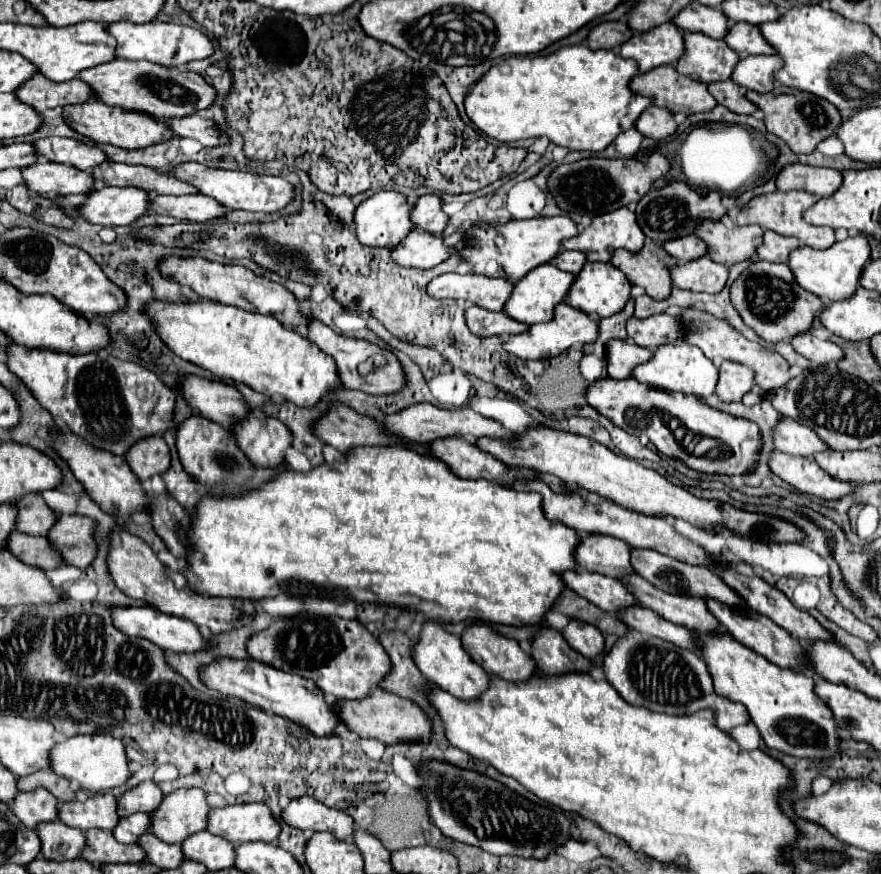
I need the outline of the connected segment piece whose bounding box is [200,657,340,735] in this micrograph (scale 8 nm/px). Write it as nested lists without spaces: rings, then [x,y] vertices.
[[[230,657],[216,659],[210,665],[200,669],[200,679],[208,689],[214,689],[226,697],[230,695],[230,697],[242,699],[250,705],[264,709],[266,713],[286,717],[294,723],[308,727],[316,735],[328,735],[340,723],[338,717],[334,715],[334,709],[324,701],[324,693],[314,685],[314,681],[302,679],[294,673],[278,671],[254,659],[246,659],[246,661],[238,661]]]

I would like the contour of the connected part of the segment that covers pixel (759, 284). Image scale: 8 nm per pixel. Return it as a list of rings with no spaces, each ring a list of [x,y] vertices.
[[[752,261],[750,271],[742,273],[740,279],[736,279],[736,283],[732,285],[730,297],[744,323],[768,343],[790,341],[800,333],[808,333],[812,329],[816,313],[820,313],[824,307],[814,293],[802,289],[794,281],[794,273],[788,265],[768,261]]]

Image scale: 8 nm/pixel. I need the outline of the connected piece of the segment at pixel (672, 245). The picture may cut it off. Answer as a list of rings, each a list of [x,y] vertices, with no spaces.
[[[696,235],[680,237],[676,241],[666,241],[662,247],[674,259],[678,259],[678,263],[688,263],[692,259],[698,259],[698,257],[704,257],[706,255],[706,243],[700,237],[696,237]]]

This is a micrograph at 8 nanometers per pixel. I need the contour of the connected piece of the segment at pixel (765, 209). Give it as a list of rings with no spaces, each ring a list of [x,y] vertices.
[[[774,191],[774,193],[768,193],[768,195],[758,195],[754,197],[748,205],[740,207],[740,209],[730,209],[728,211],[728,217],[736,223],[736,225],[760,225],[764,229],[770,229],[778,235],[784,235],[784,237],[796,237],[802,241],[802,245],[808,245],[812,249],[828,249],[830,245],[836,243],[836,233],[834,229],[830,227],[816,227],[816,225],[810,225],[804,221],[802,213],[806,209],[810,209],[810,205],[814,205],[818,199],[812,195],[812,193],[806,193],[806,191]]]

